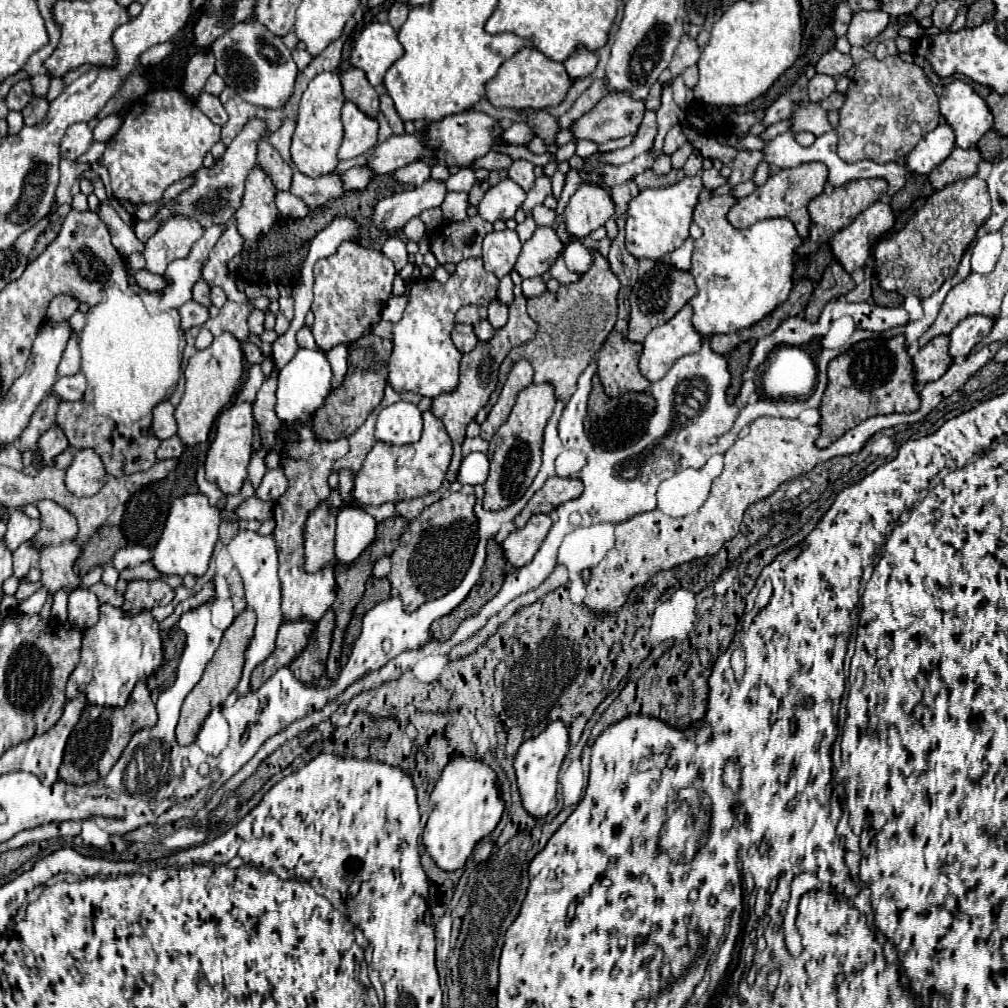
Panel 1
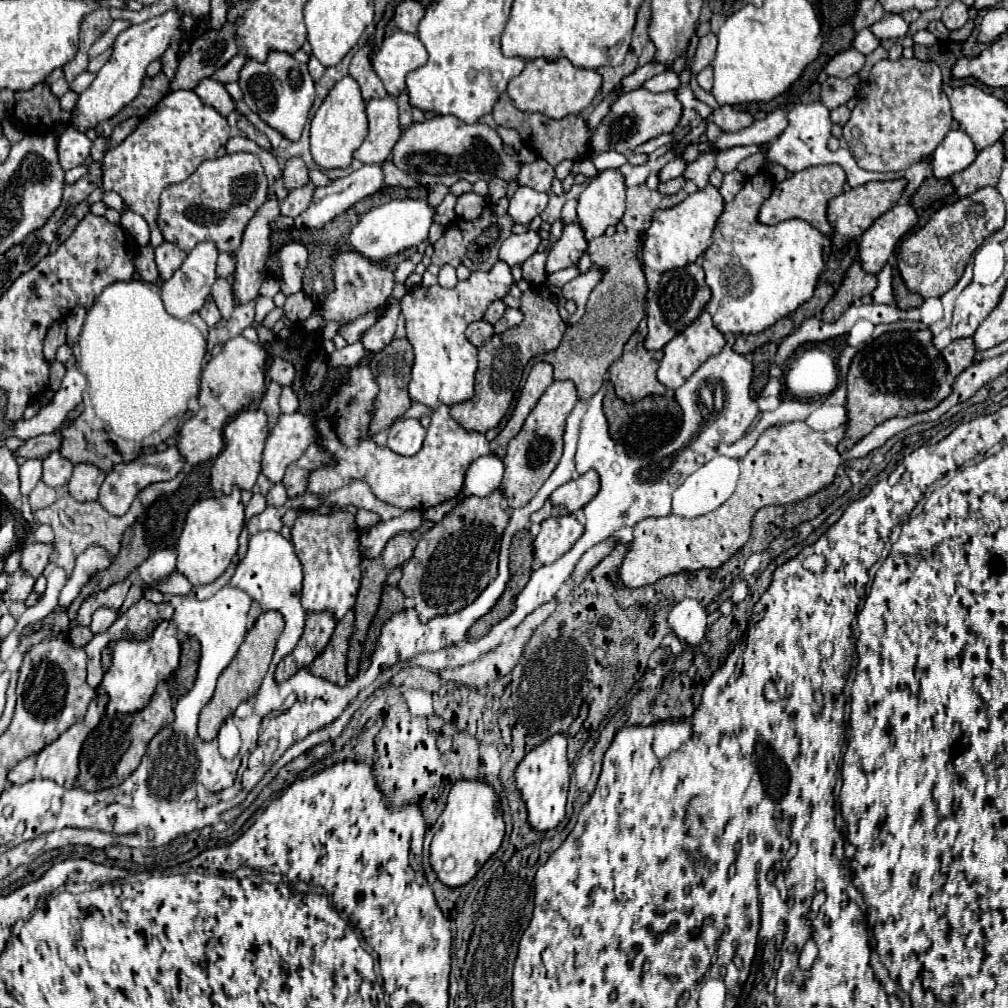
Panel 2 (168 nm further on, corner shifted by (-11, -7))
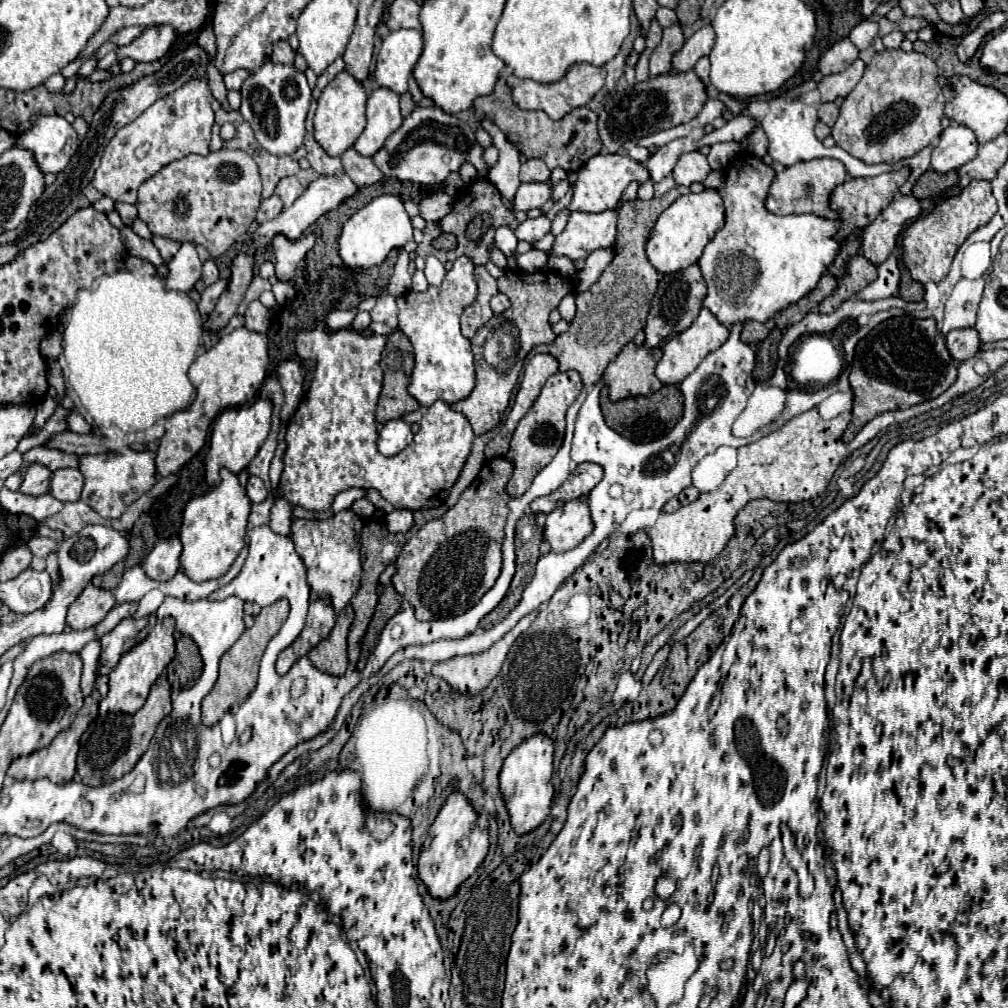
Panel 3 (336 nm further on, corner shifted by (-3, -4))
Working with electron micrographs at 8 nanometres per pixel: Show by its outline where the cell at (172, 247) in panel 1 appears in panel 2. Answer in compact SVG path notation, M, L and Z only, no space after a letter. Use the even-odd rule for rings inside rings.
M166 241L160 247L156 247L154 253L156 253L156 265L160 271L160 277L164 281L168 277L172 277L172 273L176 269L180 269L180 265L184 263L184 257L186 257L184 251L180 251L174 243L166 243Z

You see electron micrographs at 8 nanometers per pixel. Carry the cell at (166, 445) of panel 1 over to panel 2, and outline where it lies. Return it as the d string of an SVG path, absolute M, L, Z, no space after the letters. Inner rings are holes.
M168 447L166 451L158 451L158 453L150 453L150 455L144 455L144 453L142 453L140 457L132 459L132 461L128 461L128 463L114 465L114 469L106 475L104 483L100 485L98 503L100 503L110 515L122 517L122 515L130 509L132 501L136 499L136 495L138 495L144 487L148 487L148 485L152 485L152 483L160 483L160 481L170 481L170 479L174 479L174 477L182 471L182 467L184 467L184 461L182 461L182 457L180 457L180 453L178 453L176 447Z

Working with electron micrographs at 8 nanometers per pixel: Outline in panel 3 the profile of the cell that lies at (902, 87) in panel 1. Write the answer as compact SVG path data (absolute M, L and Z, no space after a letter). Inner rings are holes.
M884 50L880 54L874 54L856 88L844 98L840 116L832 126L832 138L850 156L866 164L882 164L882 162L892 164L902 158L918 154L922 148L930 146L934 138L938 138L942 132L940 120L944 116L944 94L936 78L938 78L936 64L926 54L918 54L914 50L912 52Z

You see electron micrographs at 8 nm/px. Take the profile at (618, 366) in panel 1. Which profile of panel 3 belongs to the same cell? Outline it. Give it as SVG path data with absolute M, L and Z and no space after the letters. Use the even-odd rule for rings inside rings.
M634 340L628 342L622 352L608 364L602 380L610 388L612 400L624 400L630 396L654 394L662 388L662 382L654 376L656 360L650 350Z

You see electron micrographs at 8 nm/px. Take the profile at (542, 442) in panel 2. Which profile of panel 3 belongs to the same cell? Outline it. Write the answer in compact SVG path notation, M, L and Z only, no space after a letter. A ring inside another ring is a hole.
M574 370L572 372L558 372L558 374L550 376L548 382L544 384L540 396L532 404L530 414L526 414L518 422L514 436L512 436L512 442L510 442L510 450L506 454L506 460L512 462L512 466L514 466L512 478L506 486L508 496L512 496L512 498L522 496L528 490L528 486L532 484L534 476L554 458L554 454L560 448L562 438L564 438L564 428L566 428L564 414L566 414L568 406L576 400L580 388L582 388L580 376Z

